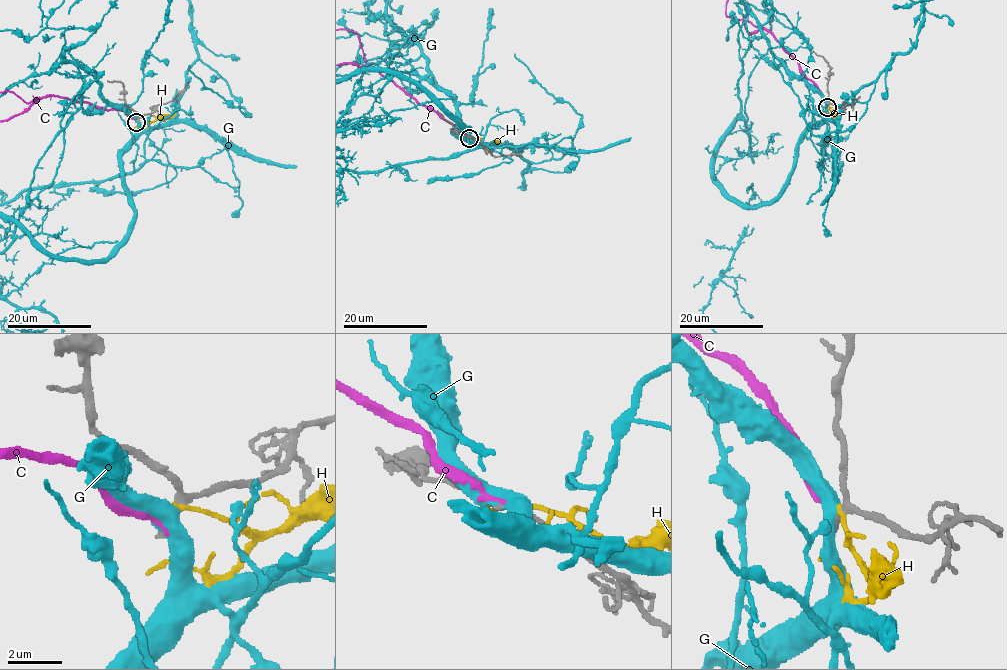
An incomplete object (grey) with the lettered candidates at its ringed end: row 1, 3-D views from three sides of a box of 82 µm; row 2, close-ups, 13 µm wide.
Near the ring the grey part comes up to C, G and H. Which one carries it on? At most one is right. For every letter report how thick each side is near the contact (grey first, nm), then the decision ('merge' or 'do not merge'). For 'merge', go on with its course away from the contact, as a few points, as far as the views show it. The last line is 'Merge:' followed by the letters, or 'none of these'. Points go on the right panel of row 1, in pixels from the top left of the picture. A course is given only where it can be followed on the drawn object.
C: calibres 280 and 200 nm; do not merge
G: calibres 320 and 550 nm; do not merge
H: calibres 240 and 150 nm; do not merge
Merge: none of these

